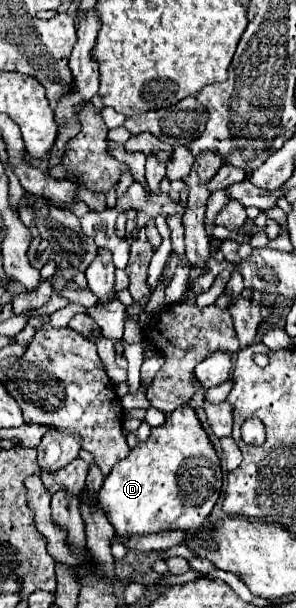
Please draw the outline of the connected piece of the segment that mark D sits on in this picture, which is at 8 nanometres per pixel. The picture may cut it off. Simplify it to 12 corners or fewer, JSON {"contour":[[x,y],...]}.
{"contour":[[185,403],[99,491],[117,535],[197,531],[221,465]]}

